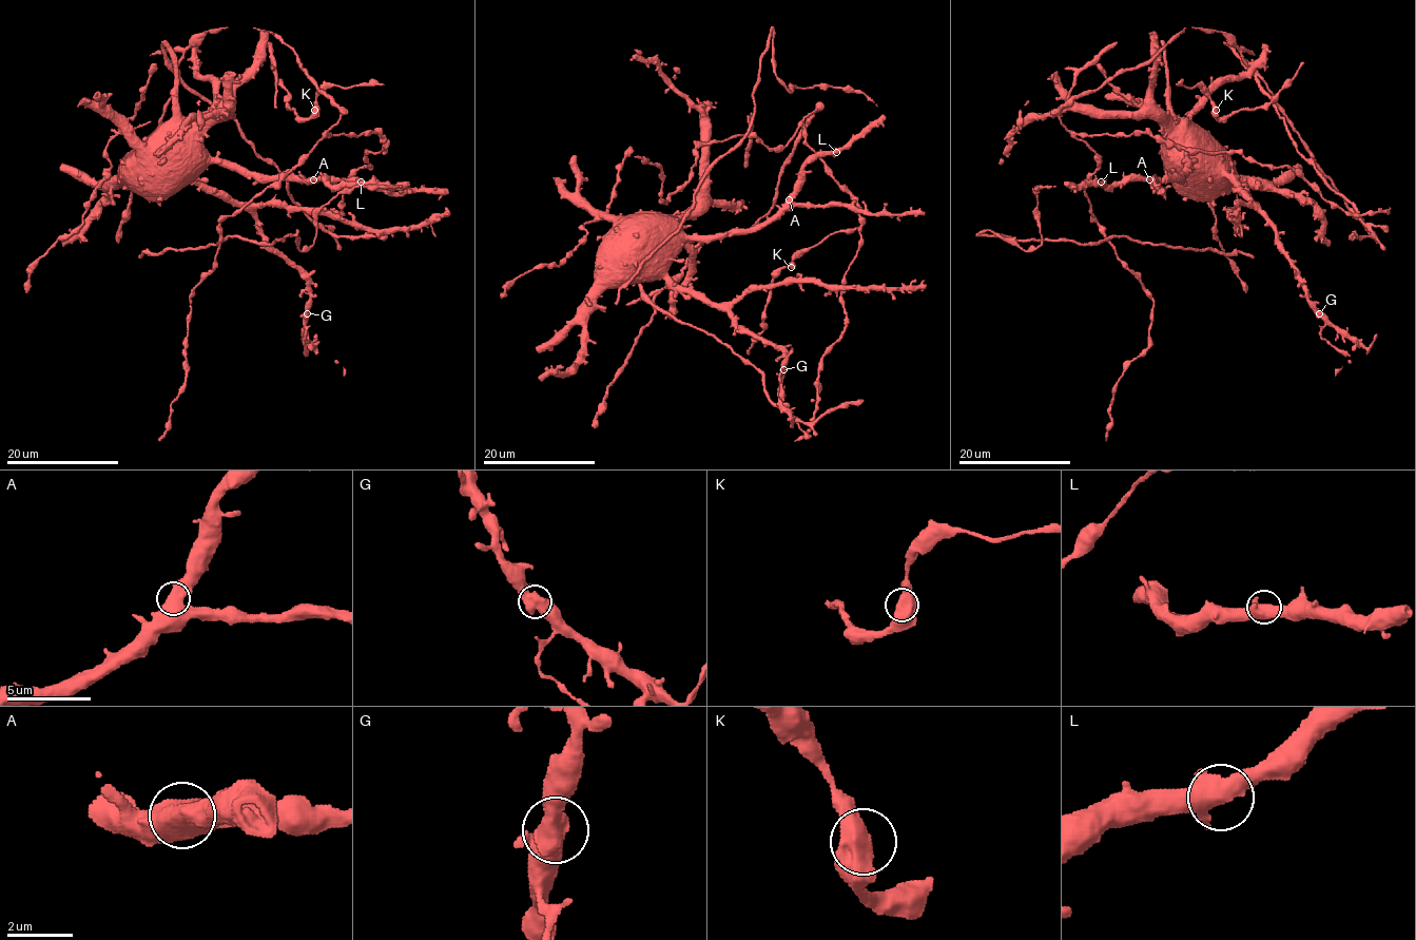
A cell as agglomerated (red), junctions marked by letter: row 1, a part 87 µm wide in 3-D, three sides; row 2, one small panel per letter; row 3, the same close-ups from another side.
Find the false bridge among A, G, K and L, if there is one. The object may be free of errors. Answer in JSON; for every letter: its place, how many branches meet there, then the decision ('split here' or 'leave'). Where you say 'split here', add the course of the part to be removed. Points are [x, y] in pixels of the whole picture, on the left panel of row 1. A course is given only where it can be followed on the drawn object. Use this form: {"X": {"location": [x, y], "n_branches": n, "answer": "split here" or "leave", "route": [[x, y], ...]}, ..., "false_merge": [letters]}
{"A": {"location": [313, 179], "n_branches": 2, "answer": "leave"}, "G": {"location": [307, 313], "n_branches": 2, "answer": "leave"}, "K": {"location": [314, 110], "n_branches": 2, "answer": "leave"}, "L": {"location": [361, 181], "n_branches": 2, "answer": "leave"}, "false_merge": []}

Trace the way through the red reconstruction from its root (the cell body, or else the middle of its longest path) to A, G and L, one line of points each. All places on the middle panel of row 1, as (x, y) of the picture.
A: (600, 251), (600, 246), (615, 232), (723, 235), (751, 229), (765, 224), (789, 199)
G: (600, 251), (608, 256), (650, 256), (677, 285), (719, 303), (740, 327), (775, 345), (787, 356), (783, 370)
L: (600, 251), (600, 246), (615, 232), (723, 235), (765, 224), (793, 191), (802, 168), (814, 157), (836, 152)

